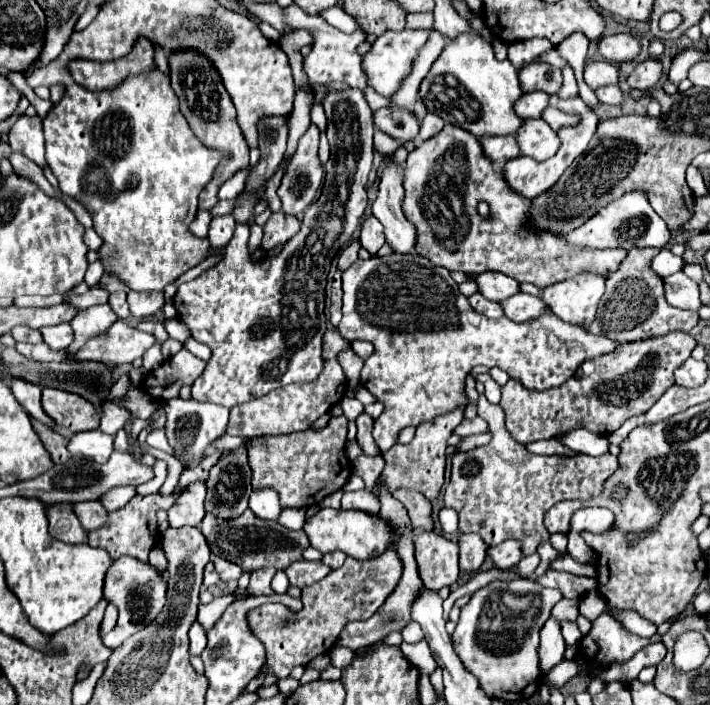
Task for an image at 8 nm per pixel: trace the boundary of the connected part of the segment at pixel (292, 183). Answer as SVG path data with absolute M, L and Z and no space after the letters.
M310 123L308 131L298 141L298 149L288 165L286 175L282 177L278 197L286 215L300 217L306 207L310 207L318 197L318 191L322 187L324 169L318 159L318 135L320 129Z

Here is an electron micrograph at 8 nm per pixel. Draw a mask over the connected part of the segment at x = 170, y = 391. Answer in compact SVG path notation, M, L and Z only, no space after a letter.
M182 347L174 357L164 361L158 369L145 377L143 387L154 399L172 399L178 397L182 385L194 383L204 367L206 363L202 363L198 357Z

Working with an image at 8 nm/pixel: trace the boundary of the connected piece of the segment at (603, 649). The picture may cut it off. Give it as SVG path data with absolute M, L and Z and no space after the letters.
M604 613L592 623L592 631L586 637L582 637L580 647L588 663L602 663L602 667L608 667L610 663L630 659L636 651L640 651L648 643L659 641L658 635L642 639L626 631L620 623L612 619L610 613Z

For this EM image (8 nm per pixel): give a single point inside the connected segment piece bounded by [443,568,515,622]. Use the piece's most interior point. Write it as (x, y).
(481, 579)

